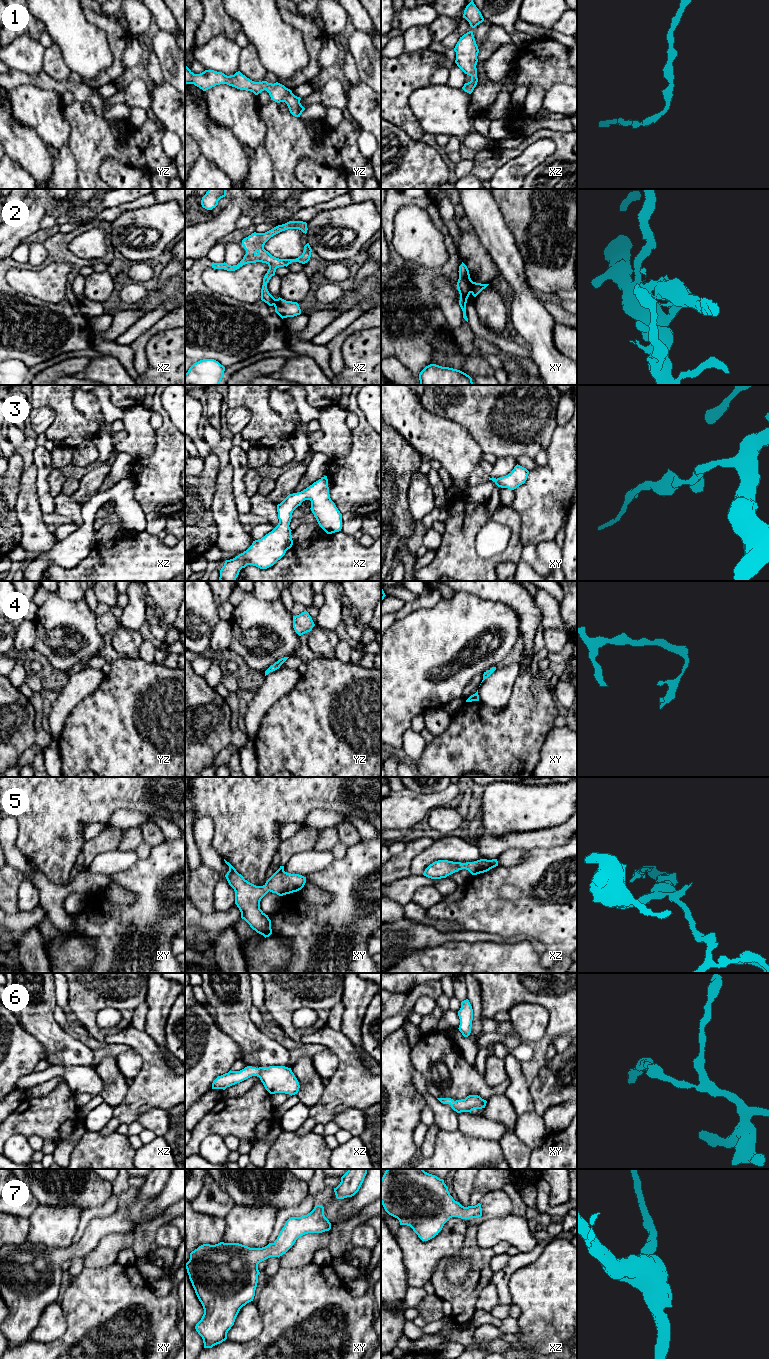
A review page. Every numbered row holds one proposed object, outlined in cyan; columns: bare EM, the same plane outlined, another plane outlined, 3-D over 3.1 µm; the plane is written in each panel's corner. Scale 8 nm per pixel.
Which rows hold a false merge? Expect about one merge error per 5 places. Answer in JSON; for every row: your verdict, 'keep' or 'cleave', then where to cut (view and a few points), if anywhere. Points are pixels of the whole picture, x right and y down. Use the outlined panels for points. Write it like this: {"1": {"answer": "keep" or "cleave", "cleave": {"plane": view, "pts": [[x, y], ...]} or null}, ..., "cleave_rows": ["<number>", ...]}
{"1": {"answer": "keep", "cleave": null}, "2": {"answer": "cleave", "cleave": {"plane": "xy", "pts": [[473, 282], [470, 292]]}}, "3": {"answer": "keep", "cleave": null}, "4": {"answer": "keep", "cleave": null}, "5": {"answer": "keep", "cleave": null}, "6": {"answer": "keep", "cleave": null}, "7": {"answer": "keep", "cleave": null}, "cleave_rows": ["2"]}

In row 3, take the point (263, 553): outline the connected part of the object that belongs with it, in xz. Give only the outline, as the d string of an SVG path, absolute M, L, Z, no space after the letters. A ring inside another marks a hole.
M327 476L322 477L301 492L289 494L277 505L278 525L233 559L226 560L220 570L220 581L235 581L242 568L253 565L267 569L280 560L293 545L289 527L293 511L305 500L311 501L311 511L319 526L332 534L342 529L342 514L331 500Z

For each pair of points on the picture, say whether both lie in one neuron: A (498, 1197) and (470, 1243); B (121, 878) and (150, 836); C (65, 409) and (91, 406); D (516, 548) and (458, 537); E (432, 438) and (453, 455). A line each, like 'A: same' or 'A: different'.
A: different
B: different
C: different
D: same
E: same

